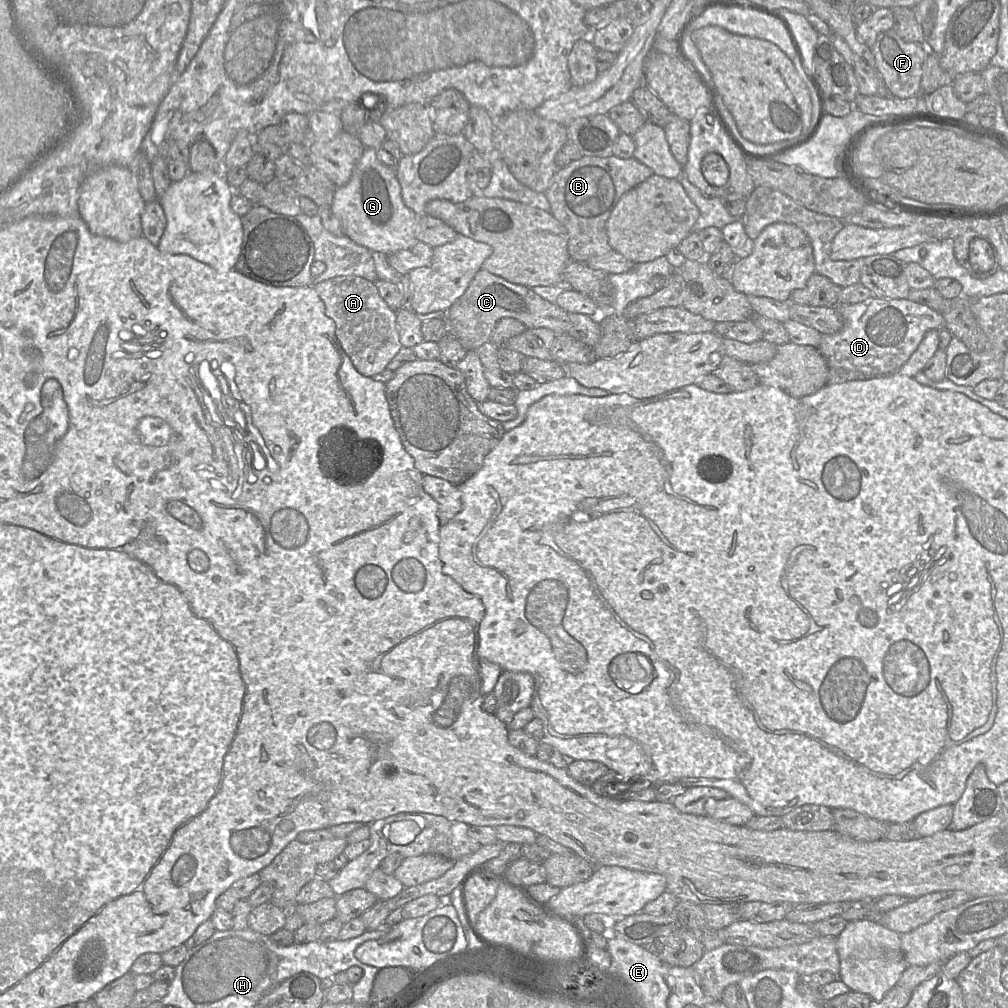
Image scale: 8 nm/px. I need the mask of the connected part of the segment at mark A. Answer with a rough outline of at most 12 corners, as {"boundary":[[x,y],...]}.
{"boundary":[[375,283],[314,285],[356,370],[372,377],[402,348]]}

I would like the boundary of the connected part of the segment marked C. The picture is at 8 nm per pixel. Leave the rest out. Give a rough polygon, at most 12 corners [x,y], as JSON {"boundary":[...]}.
{"boundary":[[484,269],[445,313],[466,350],[490,341],[497,322],[556,335],[569,313],[529,287]]}

